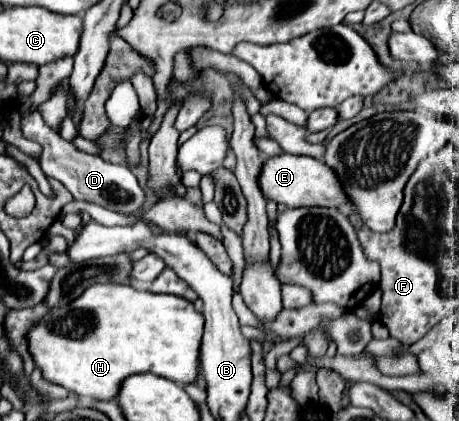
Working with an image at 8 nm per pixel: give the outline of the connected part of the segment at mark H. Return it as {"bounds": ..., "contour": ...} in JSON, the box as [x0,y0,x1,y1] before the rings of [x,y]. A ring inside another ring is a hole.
{"bounds":[29,284,203,400],"contour":[[[93,284],[91,288],[87,288],[87,292],[83,292],[83,296],[79,296],[79,300],[73,300],[67,308],[55,308],[51,310],[43,320],[39,320],[31,332],[29,332],[29,350],[35,358],[35,364],[43,370],[43,376],[55,384],[65,386],[69,392],[75,392],[81,398],[95,398],[95,400],[115,400],[121,388],[121,382],[133,374],[143,374],[143,372],[151,372],[151,374],[159,374],[163,378],[169,378],[173,382],[179,384],[193,384],[199,378],[199,344],[201,344],[201,336],[203,336],[203,316],[193,308],[193,302],[179,298],[179,296],[171,296],[171,294],[153,294],[153,292],[143,292],[143,290],[135,290],[129,284]]]}

